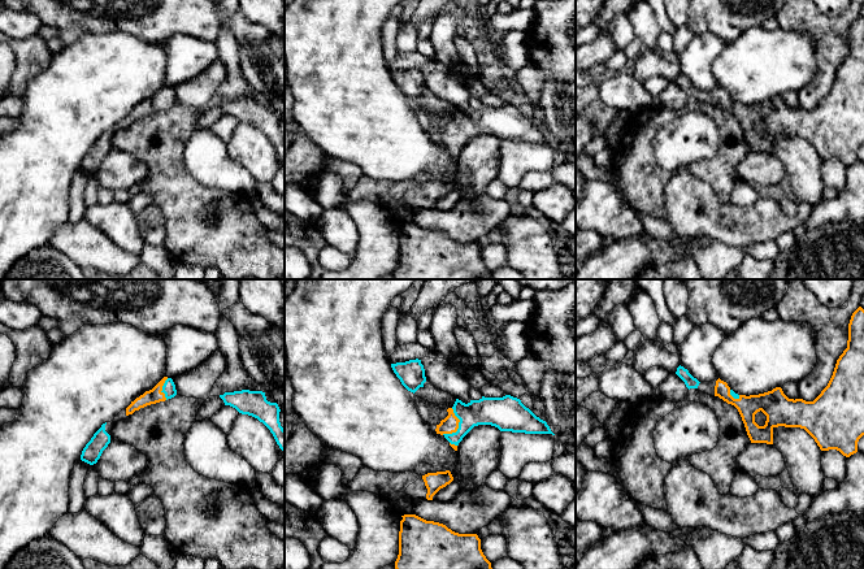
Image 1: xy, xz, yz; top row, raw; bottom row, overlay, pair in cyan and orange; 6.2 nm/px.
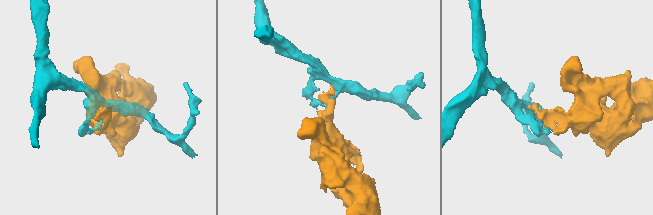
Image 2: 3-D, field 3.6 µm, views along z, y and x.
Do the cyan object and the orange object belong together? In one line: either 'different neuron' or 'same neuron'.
same neuron

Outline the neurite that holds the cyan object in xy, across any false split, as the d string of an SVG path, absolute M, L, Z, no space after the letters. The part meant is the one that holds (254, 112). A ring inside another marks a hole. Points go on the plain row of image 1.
M234 100L220 104L225 114L235 117L242 123L248 123L262 131L273 143L277 153L285 160L285 138L279 131L279 116L266 109L262 100Z

